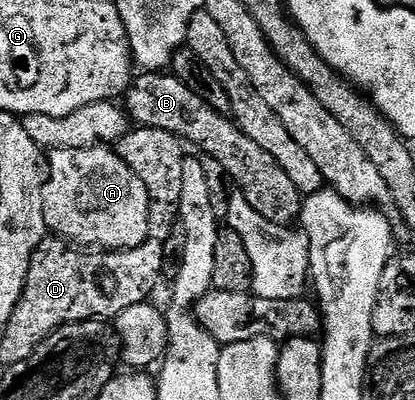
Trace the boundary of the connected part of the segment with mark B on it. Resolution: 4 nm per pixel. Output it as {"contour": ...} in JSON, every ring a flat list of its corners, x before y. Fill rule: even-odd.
{"contour":[[167,71,140,72,127,88,125,108,136,126,169,131,184,142,192,141,200,149,200,154,221,163,234,188,257,212,265,215,265,219,286,226,300,220,304,194,289,180,289,175,277,167,277,159,273,159,269,151,261,151,261,147,242,133,228,114,217,112,188,82]]}

